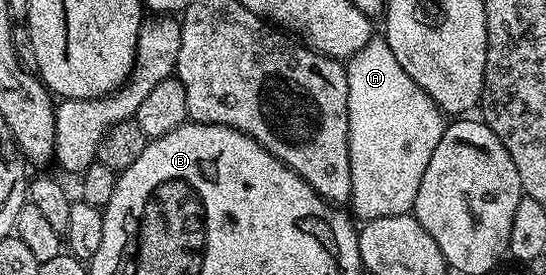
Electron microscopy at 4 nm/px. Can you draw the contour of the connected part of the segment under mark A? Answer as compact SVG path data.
M371 37L370 42L364 44L364 48L360 48L360 52L356 52L348 59L345 68L346 79L348 80L348 132L350 133L350 175L352 176L352 192L349 205L354 206L355 211L353 210L353 213L359 219L362 217L362 220L366 222L371 222L377 218L409 214L414 209L416 192L420 192L420 180L424 180L428 160L432 160L432 152L436 152L436 144L440 144L440 136L446 131L447 119L428 96L428 92L424 92L424 88L420 88L420 84L416 84L416 80L412 80L412 76L408 76L408 72L404 72L404 68L400 68L400 63L396 61L396 56L392 56L392 48L388 48L385 37Z

